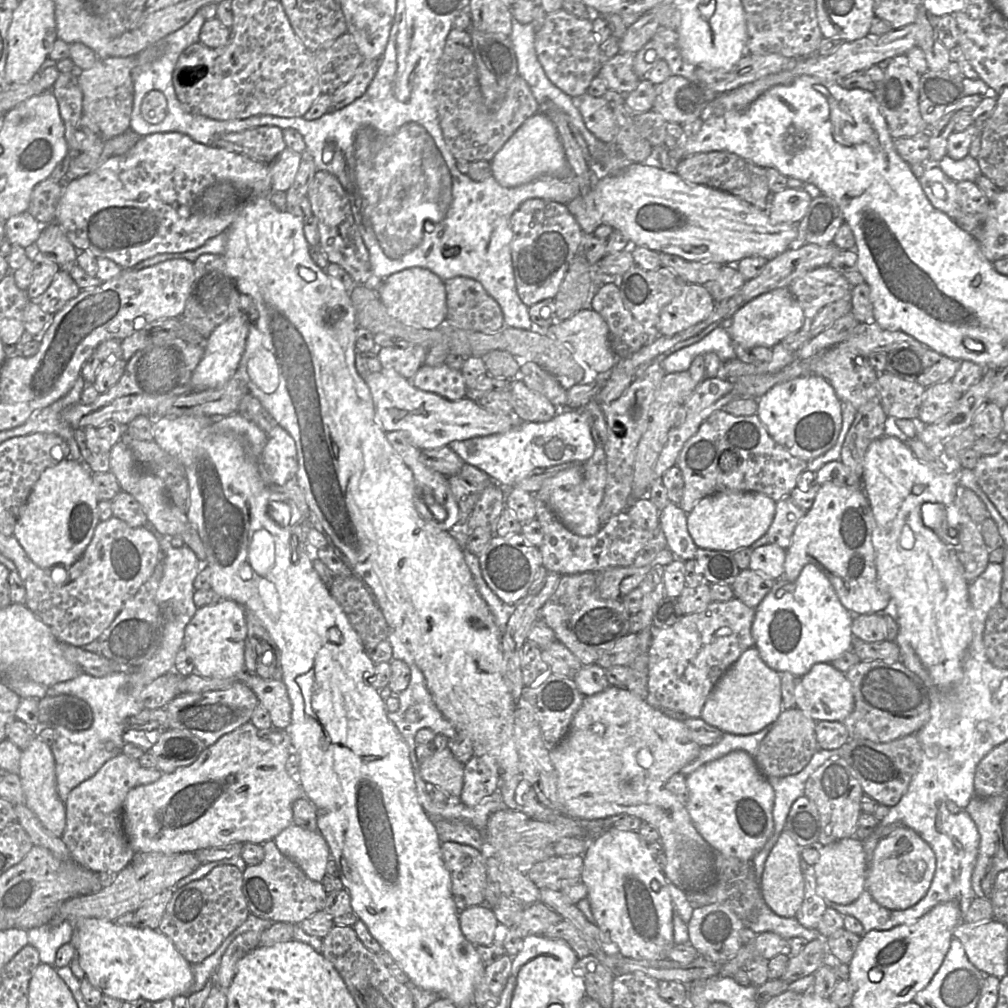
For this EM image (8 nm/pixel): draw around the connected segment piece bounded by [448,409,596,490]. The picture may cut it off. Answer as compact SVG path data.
M560 409L553 419L547 422L520 422L513 429L489 436L474 437L454 441L448 445L463 462L484 471L493 481L506 490L513 488L535 469L558 466L568 462L583 463L589 460L596 448L591 433L588 415L581 410Z

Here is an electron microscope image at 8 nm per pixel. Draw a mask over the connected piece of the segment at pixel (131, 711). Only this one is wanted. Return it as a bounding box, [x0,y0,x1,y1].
[47,523,204,803]

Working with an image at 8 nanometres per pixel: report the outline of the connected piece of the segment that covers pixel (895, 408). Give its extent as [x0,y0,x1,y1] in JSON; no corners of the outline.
[877,372,925,419]

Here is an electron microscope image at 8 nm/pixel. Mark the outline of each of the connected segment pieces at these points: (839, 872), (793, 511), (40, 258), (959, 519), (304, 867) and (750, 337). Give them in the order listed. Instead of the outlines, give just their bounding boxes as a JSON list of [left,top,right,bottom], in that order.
[[813,837,868,905],[766,496,807,550],[25,242,61,300],[946,499,990,584],[273,823,331,881],[722,287,807,348]]

